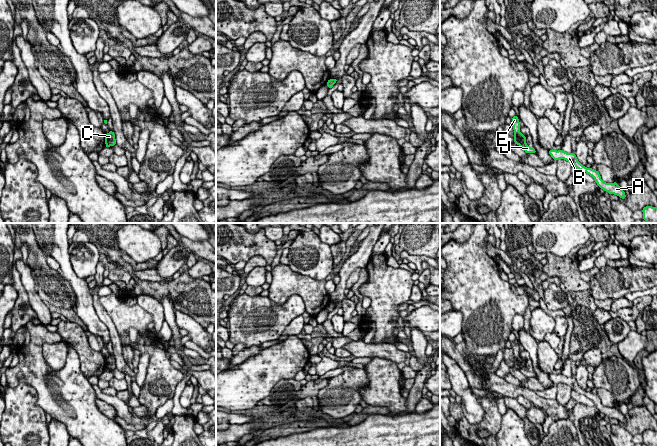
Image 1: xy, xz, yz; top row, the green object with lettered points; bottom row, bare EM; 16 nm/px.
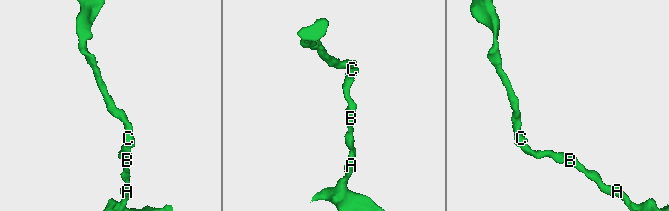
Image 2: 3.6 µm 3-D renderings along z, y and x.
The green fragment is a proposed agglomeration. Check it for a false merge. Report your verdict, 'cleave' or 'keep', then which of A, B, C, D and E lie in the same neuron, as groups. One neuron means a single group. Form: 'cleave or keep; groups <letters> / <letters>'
cleave; groups A B D / C E

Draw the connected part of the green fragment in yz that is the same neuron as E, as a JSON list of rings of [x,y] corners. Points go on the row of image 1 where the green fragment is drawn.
[[[515,115],[512,119],[512,125],[513,125],[513,130],[514,130],[514,143],[517,145],[521,145],[526,141],[526,136],[520,133],[520,121],[518,119],[518,116]]]

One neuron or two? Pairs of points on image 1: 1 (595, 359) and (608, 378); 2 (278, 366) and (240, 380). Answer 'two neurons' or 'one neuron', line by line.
1: two neurons
2: one neuron

